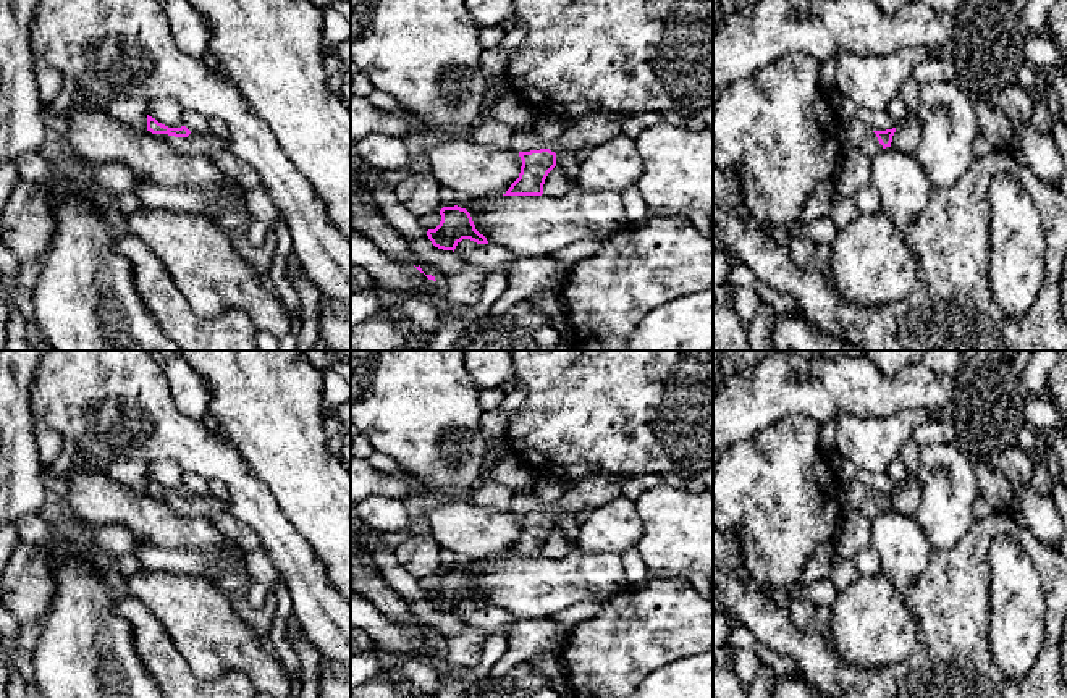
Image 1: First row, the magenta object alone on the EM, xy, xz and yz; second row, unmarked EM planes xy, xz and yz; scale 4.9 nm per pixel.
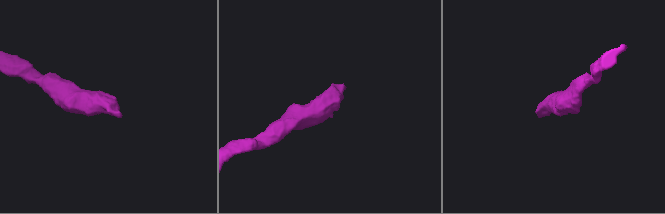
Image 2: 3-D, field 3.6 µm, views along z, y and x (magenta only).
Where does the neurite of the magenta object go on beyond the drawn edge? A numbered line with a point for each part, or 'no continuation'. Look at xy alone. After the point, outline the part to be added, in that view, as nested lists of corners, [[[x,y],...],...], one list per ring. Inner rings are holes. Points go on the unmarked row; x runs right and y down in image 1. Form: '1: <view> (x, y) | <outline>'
1: xy (194, 506) | [[[191,493],[188,499],[175,499],[168,496],[155,498],[181,515],[210,519],[215,512],[228,512],[228,501],[218,499],[213,494],[199,496]]]

